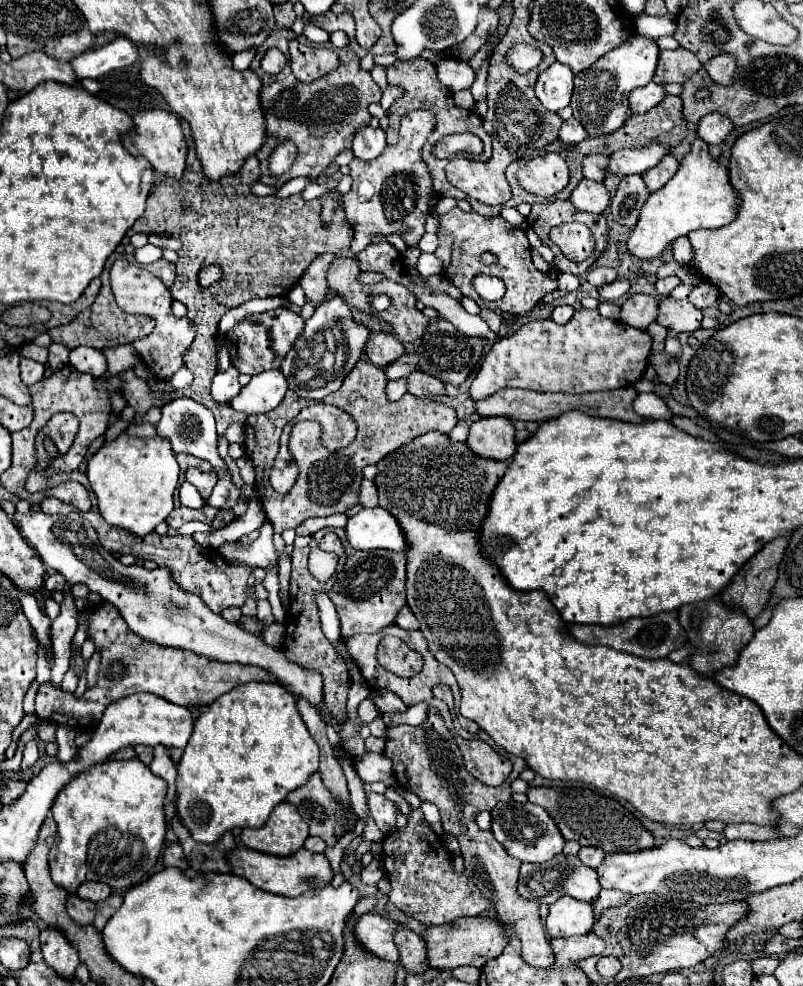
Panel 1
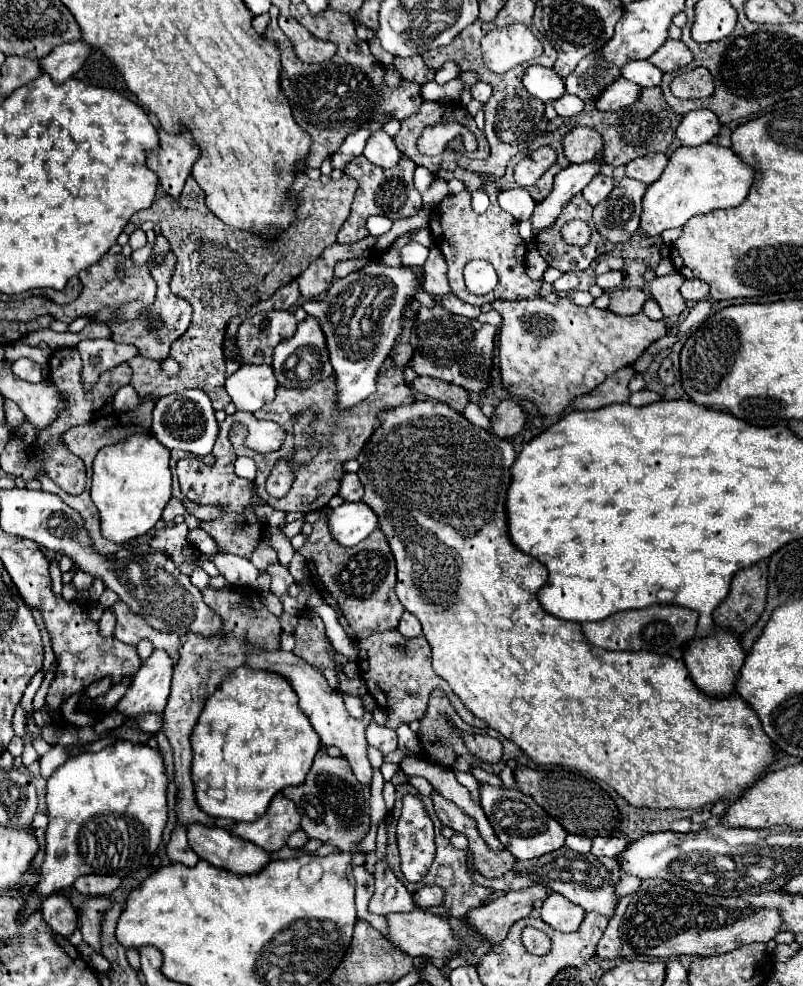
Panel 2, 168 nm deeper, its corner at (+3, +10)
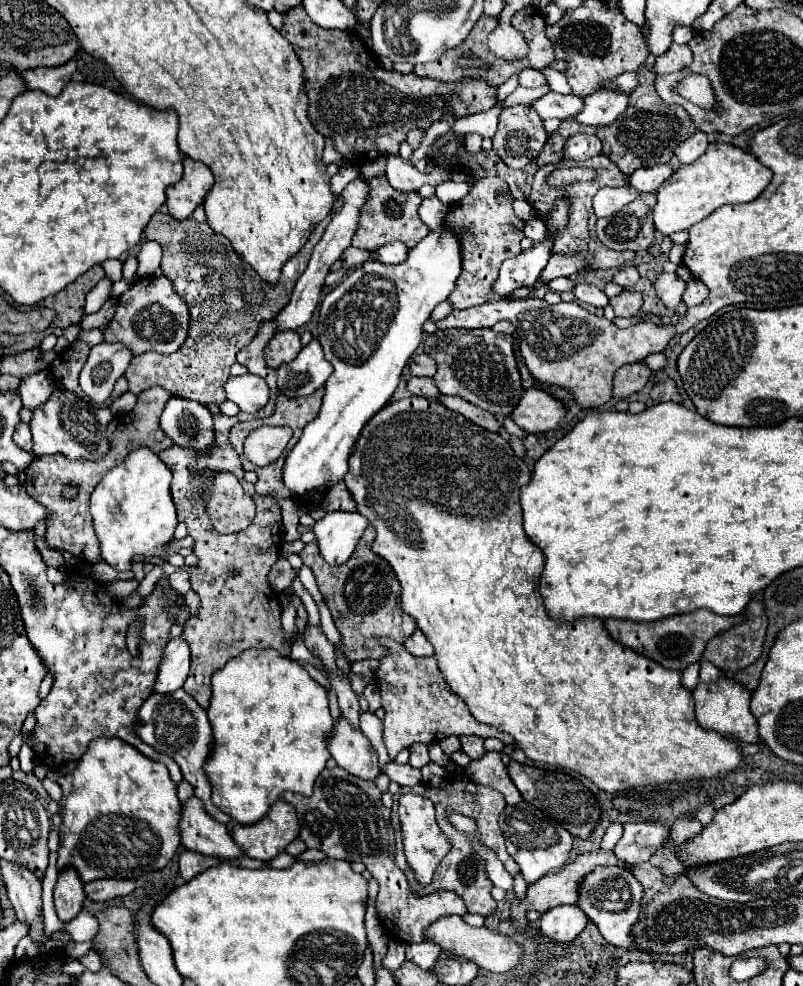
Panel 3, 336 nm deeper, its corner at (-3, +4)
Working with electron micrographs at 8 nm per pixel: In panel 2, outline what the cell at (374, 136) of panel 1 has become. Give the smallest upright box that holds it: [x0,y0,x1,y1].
[362,131,402,169]

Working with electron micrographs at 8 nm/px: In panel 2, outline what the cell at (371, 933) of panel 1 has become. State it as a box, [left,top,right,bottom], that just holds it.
[388,909,460,959]

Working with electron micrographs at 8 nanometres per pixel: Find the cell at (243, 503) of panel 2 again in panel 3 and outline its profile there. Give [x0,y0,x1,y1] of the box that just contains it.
[160,319,288,709]

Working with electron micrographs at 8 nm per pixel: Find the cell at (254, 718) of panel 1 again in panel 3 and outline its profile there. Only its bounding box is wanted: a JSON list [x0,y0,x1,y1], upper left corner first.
[204,649,332,825]

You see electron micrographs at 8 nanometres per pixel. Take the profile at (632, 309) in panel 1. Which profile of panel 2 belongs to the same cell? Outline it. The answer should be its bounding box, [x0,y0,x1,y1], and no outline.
[610,287,646,315]

